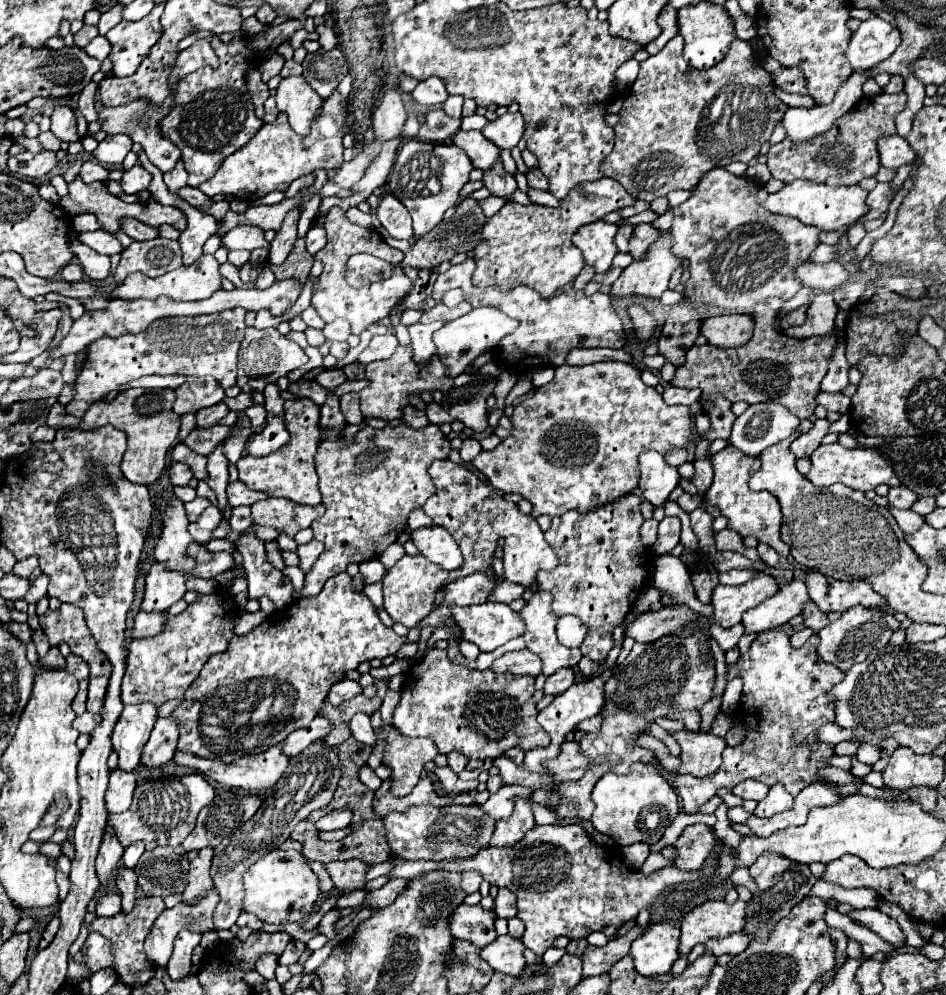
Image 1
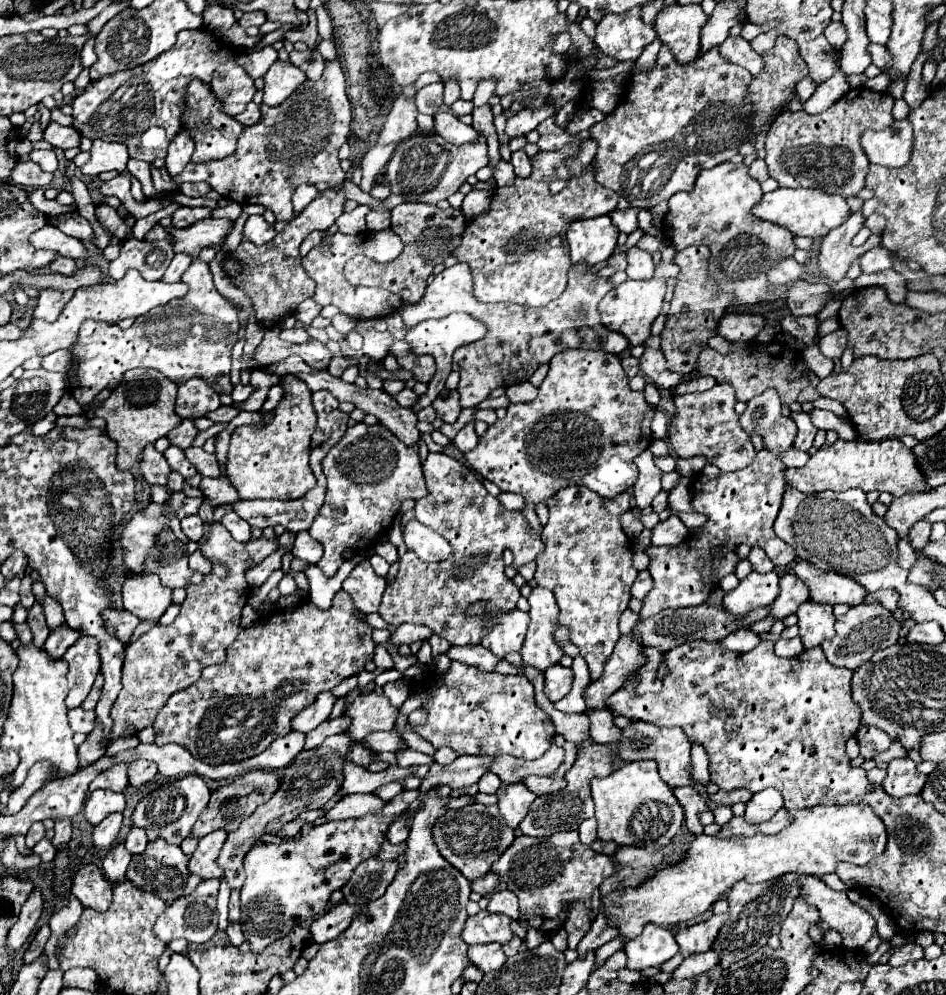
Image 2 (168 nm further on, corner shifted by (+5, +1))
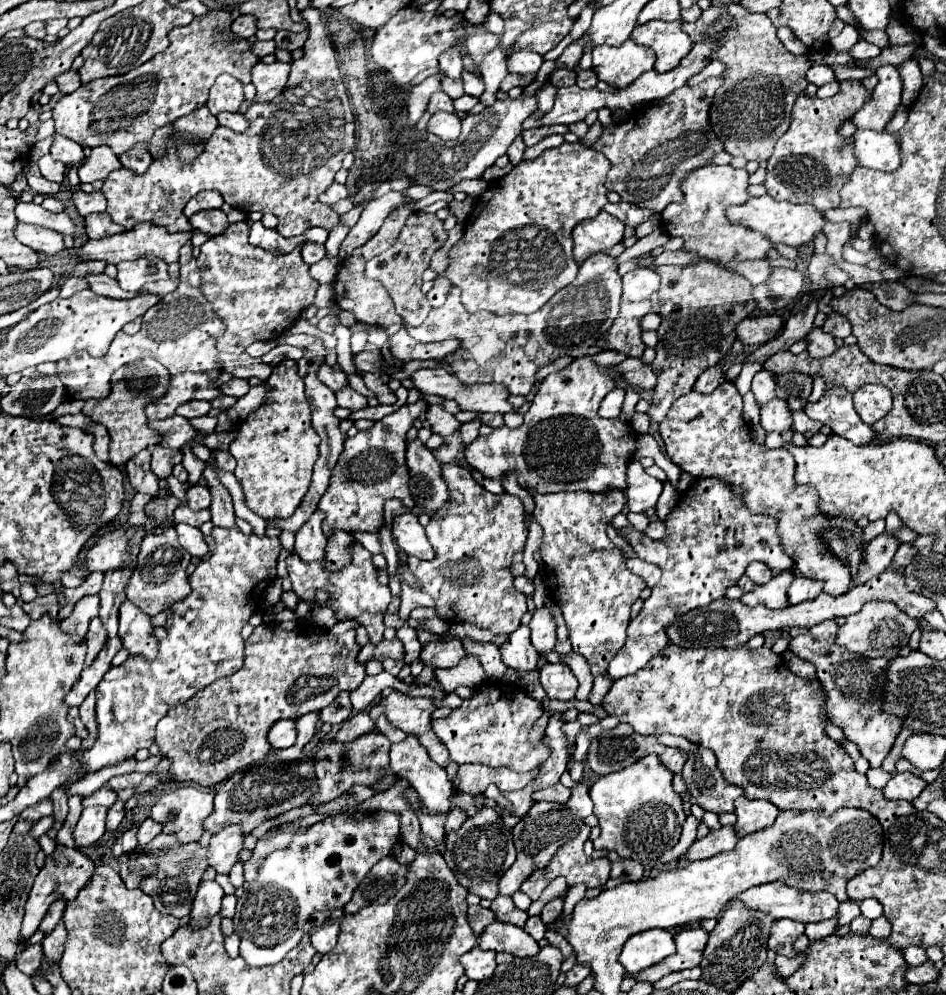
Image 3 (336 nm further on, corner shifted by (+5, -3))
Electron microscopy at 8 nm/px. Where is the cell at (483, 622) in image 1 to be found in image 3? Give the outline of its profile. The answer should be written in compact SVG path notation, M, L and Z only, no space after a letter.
M519 626L519 630L515 630L499 650L501 650L505 666L515 668L515 670L523 670L523 672L537 670L539 654L531 646L529 626Z

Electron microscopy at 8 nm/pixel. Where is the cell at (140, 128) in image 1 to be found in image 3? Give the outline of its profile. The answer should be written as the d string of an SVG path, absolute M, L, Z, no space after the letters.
M209 10L191 24L173 28L169 48L151 58L151 62L123 76L83 84L75 92L61 96L53 108L55 132L81 146L109 146L119 156L137 142L149 142L157 128L203 106L219 74L231 74L241 84L249 84L251 66L259 62L259 58L253 56L249 40L231 32L231 22L229 12Z

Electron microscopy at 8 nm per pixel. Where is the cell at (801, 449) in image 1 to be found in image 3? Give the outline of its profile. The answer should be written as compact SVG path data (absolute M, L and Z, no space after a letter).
M795 410L793 412L793 430L795 432L801 432L801 434L813 432L813 434L817 434L819 428L821 428L821 424L815 422L815 420L811 420L803 410Z

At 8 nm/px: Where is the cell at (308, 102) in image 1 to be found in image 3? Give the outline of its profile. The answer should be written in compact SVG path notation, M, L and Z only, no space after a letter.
M257 62L251 68L251 82L257 88L257 102L267 102L273 100L285 86L287 82L287 74L289 74L289 64L283 62L273 62L273 64L265 64L265 62Z

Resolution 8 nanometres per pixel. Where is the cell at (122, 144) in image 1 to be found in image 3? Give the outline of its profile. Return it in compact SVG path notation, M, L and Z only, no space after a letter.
M97 146L93 152L79 164L79 178L81 182L95 182L95 180L105 180L113 170L119 170L121 162L119 158L107 150L107 146Z

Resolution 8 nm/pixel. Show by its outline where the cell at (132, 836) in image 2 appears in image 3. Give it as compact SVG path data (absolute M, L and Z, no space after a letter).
M147 818L141 826L139 826L139 834L137 834L137 838L139 838L139 844L141 846L145 846L147 842L151 842L159 832L163 830L163 824L161 822L155 822L155 820L151 820L151 818Z

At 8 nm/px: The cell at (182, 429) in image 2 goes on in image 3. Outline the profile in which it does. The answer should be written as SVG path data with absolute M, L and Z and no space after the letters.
M159 444L153 448L151 470L155 472L157 478L167 478L175 464L181 464L181 452L179 450L169 450L169 448L163 448Z

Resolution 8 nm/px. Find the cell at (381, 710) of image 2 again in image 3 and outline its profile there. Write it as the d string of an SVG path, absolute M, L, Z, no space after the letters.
M393 692L391 696L373 704L369 714L373 720L377 720L379 714L385 712L395 728L407 734L425 734L431 730L431 714L435 710L437 706L429 698L411 698L401 692Z

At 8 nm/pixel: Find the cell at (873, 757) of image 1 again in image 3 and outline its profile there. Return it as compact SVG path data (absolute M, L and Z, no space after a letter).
M825 620L809 628L805 634L791 638L789 650L801 660L815 664L819 682L823 682L823 688L827 692L827 714L831 722L839 726L851 742L857 744L861 756L869 760L871 768L879 768L903 728L903 720L883 710L883 690L887 686L889 660L887 658L871 660L859 654L851 654L849 650L843 650L835 642L837 630L839 626L835 620Z

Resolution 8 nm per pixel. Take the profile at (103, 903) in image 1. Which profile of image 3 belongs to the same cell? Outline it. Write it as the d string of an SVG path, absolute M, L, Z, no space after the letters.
M57 846L55 852L51 856L47 856L45 860L45 866L39 870L39 876L35 878L35 884L29 892L29 900L25 904L25 918L23 918L23 928L21 928L21 936L27 940L29 936L35 934L39 922L43 920L43 916L47 914L49 906L57 900L57 898L63 898L63 900L73 900L77 896L77 892L81 890L81 886L85 886L85 882L93 876L95 872L95 864L85 856L81 854L79 850L75 848L65 848L65 846Z

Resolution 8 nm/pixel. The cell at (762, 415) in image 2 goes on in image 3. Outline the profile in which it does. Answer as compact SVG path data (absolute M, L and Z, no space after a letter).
M759 370L755 374L755 378L753 378L753 384L751 384L751 392L757 398L757 404L763 406L769 400L773 400L775 398L775 390L777 390L777 386L773 382L773 374L767 372L767 370Z

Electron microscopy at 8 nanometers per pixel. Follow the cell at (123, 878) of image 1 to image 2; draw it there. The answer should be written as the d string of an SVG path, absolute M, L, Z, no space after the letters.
M119 844L115 846L103 860L103 874L105 878L111 882L111 884L119 884L125 880L125 872L127 872L127 866L129 866L129 860L131 860L131 854L127 854L125 846Z

